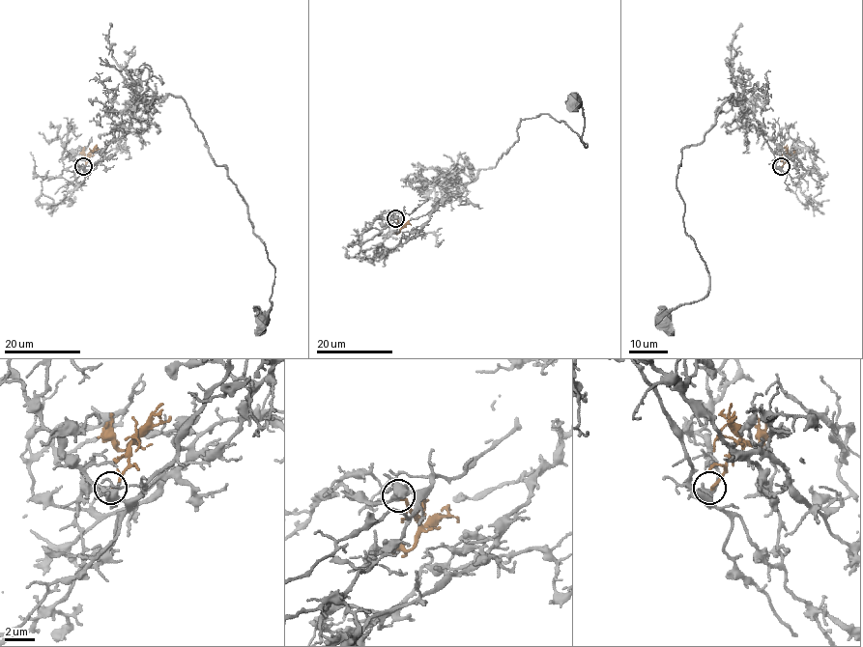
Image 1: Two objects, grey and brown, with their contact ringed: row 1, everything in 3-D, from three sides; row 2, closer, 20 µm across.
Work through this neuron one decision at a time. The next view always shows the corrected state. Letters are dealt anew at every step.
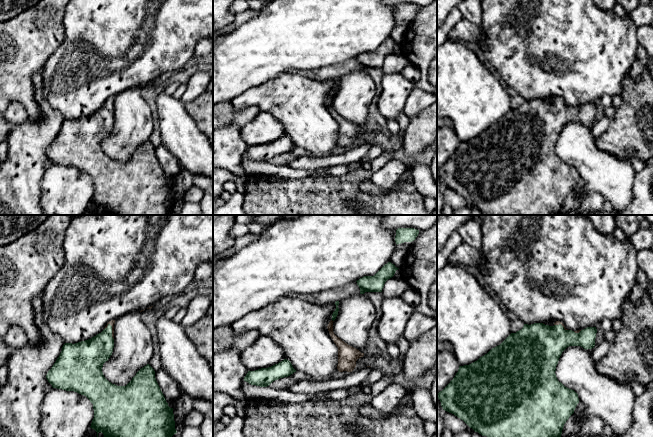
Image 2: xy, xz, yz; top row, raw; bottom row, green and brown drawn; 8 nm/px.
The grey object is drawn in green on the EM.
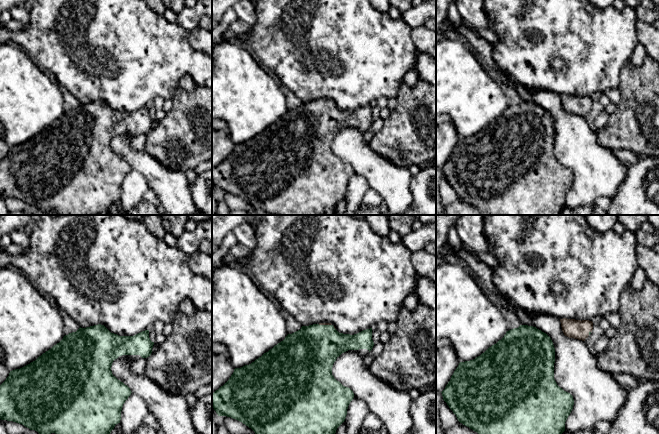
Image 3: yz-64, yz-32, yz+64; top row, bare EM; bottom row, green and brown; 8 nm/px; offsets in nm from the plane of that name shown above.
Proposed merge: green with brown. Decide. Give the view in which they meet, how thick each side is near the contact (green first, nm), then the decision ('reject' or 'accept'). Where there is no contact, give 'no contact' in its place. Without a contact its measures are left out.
xy | 240/50 nm | accept

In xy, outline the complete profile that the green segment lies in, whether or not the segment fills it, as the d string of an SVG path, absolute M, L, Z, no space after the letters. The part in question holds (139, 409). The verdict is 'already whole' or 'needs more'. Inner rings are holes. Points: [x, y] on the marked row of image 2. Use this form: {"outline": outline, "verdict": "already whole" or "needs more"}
{"outline": "M115 320L109 321L105 326L104 330L96 336L92 337L91 339L81 341L75 344L65 343L62 347L62 351L59 357L57 358L56 362L46 375L48 382L52 385L53 388L62 389L66 391L74 391L86 396L90 400L90 402L93 404L94 409L94 418L90 427L97 432L97 437L99 432L101 432L104 435L104 437L172 437L174 434L177 433L175 429L173 408L170 408L168 406L168 403L166 402L166 399L156 381L155 371L149 364L141 368L126 386L117 386L115 384L112 384L104 377L102 372L103 364L106 361L108 361L108 359L112 355L114 348L114 324Z", "verdict": "needs more"}

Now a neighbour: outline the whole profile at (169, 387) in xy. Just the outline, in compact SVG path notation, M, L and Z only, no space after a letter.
M163 369L155 372L156 381L168 403L170 408L173 408L179 397L178 383Z

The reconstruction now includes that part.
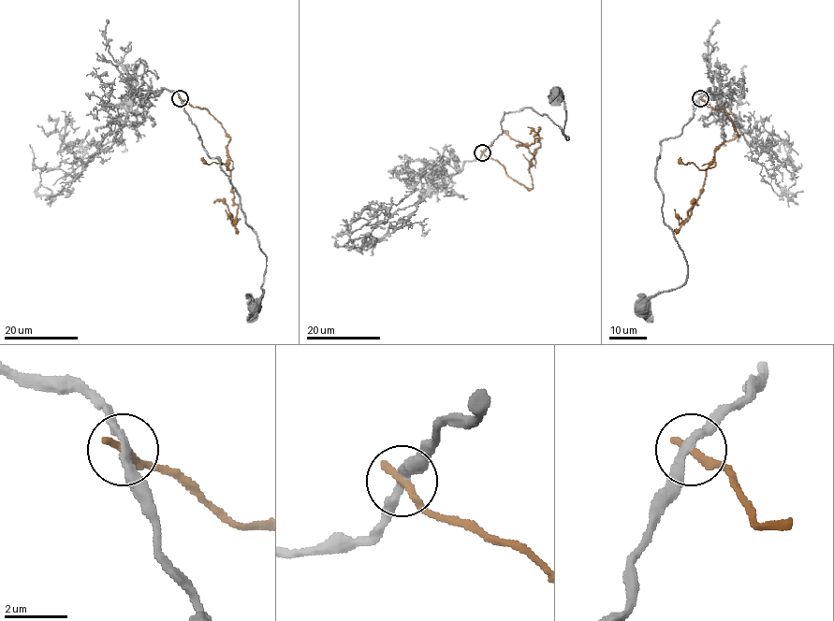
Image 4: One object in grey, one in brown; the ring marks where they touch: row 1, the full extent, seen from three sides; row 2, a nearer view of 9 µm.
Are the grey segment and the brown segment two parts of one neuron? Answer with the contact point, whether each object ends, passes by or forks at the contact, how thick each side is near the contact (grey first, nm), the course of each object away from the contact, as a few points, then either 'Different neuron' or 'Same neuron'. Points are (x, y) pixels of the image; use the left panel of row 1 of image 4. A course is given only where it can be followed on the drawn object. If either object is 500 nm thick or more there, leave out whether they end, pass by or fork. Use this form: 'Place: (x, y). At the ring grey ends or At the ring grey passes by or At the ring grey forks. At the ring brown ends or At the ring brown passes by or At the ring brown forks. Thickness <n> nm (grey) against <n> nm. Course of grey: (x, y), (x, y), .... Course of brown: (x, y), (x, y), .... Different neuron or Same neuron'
Place: (180, 98). At the ring grey passes by. At the ring brown ends. Thickness 260 nm (grey) against 320 nm. Course of grey: (180, 98), (204, 150), (220, 162), (238, 195), (244, 222), (256, 234), (266, 257), (263, 294), (254, 305). Course of brown: (180, 98), (205, 108), (230, 138), (228, 167), (236, 217), (233, 220), (222, 201), (215, 203). Different neuron

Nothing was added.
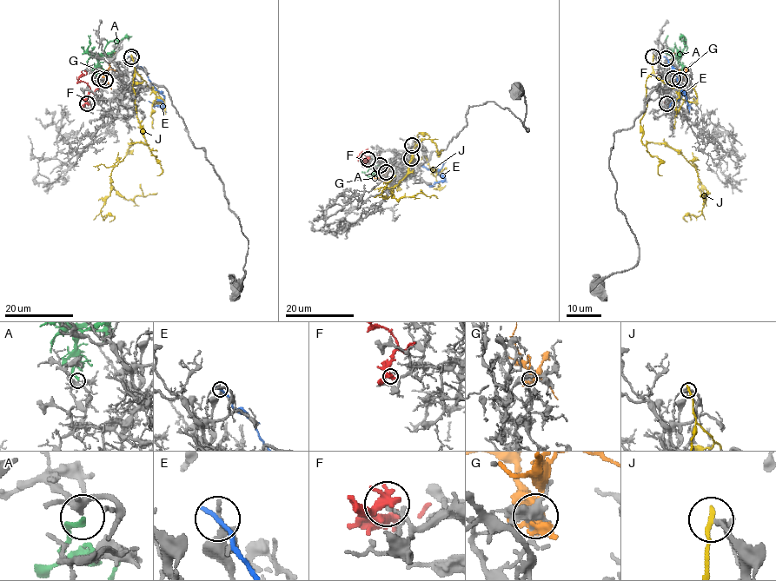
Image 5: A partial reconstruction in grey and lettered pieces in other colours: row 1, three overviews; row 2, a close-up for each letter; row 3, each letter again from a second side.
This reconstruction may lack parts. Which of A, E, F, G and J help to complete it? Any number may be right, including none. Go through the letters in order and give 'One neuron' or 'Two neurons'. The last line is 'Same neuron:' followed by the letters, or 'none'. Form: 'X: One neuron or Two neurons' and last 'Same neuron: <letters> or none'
A: One neuron
E: Two neurons
F: Two neurons
G: Two neurons
J: Two neurons
Same neuron: A

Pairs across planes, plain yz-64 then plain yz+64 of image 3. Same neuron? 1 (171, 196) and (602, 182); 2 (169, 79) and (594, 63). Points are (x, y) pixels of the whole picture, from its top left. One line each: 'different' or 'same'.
1: same
2: same

